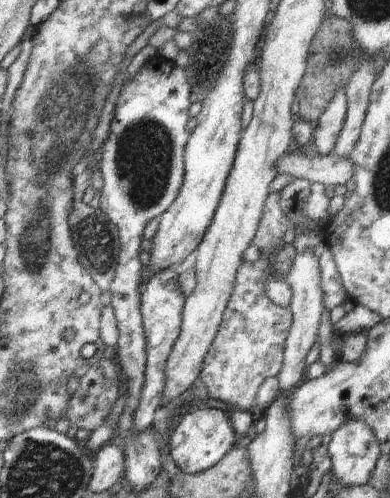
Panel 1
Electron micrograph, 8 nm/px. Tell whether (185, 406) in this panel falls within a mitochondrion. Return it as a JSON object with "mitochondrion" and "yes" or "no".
{"mitochondrion":"no"}

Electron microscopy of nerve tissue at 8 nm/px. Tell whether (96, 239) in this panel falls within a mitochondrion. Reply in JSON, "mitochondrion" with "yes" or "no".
{"mitochondrion":"yes"}

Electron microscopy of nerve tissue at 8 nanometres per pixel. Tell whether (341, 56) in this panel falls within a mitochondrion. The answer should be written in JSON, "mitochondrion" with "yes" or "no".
{"mitochondrion":"yes"}

